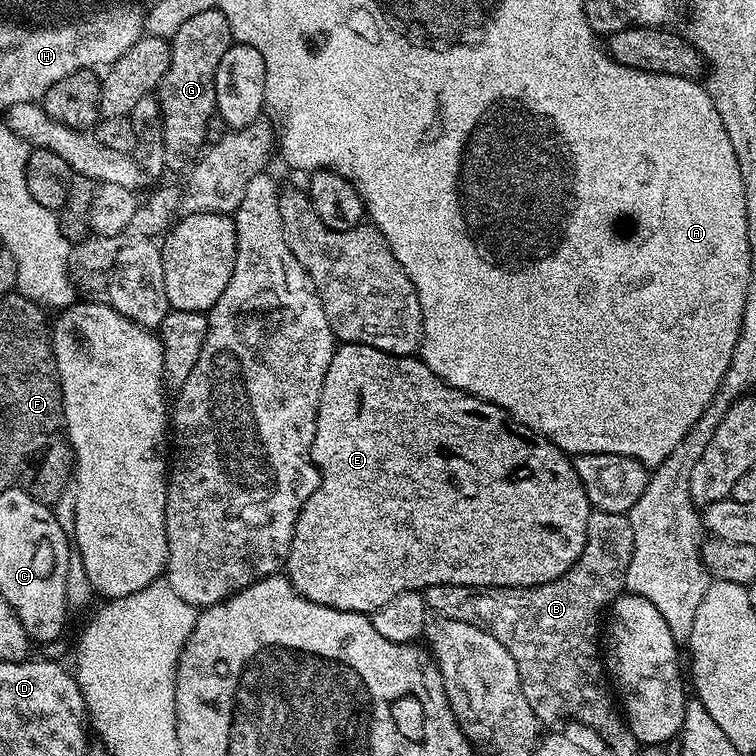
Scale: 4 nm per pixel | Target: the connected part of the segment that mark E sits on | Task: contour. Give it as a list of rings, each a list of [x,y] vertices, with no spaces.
[[[341,343],[337,347],[326,370],[326,382],[322,382],[322,398],[318,398],[312,462],[320,472],[320,485],[298,514],[286,561],[286,575],[298,595],[334,610],[370,614],[378,610],[378,606],[386,606],[386,602],[398,594],[439,584],[482,589],[529,588],[554,582],[578,562],[588,541],[588,526],[594,509],[586,498],[586,490],[569,453],[563,452],[545,436],[519,424],[506,410],[450,386],[415,355],[395,356],[365,344]]]

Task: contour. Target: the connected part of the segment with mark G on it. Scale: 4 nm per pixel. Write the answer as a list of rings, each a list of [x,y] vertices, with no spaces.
[[[211,8],[194,14],[194,18],[186,18],[186,22],[182,22],[170,38],[170,43],[170,66],[158,89],[162,110],[162,142],[166,154],[164,167],[169,173],[183,173],[196,163],[205,147],[206,122],[216,111],[214,78],[218,62],[222,62],[222,54],[226,54],[234,41],[226,15],[218,14]]]

